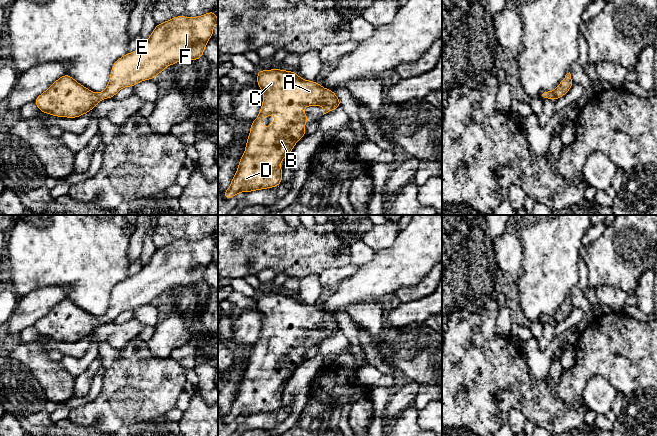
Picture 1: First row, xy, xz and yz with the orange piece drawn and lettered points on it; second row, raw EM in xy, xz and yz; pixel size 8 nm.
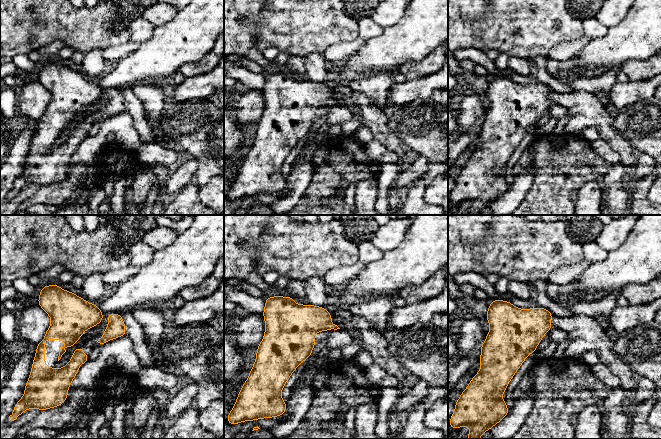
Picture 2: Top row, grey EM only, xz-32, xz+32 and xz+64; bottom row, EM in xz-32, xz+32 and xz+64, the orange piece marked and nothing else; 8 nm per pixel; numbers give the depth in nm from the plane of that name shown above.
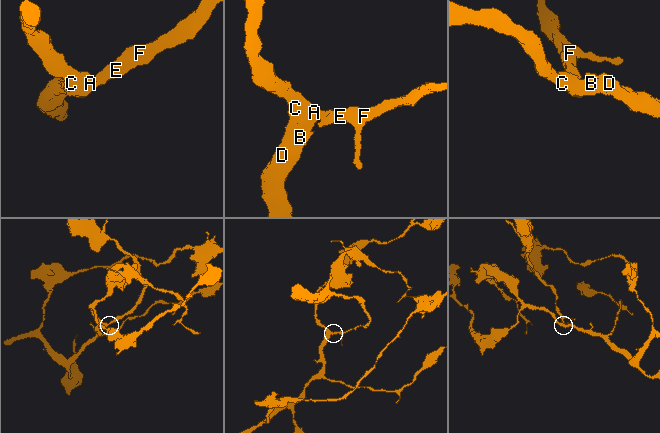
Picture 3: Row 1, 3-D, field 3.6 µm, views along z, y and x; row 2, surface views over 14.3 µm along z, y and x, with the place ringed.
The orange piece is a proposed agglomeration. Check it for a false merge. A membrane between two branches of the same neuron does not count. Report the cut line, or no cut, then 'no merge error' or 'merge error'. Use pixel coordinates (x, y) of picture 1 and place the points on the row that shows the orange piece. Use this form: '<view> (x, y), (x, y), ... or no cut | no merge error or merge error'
no cut | no merge error

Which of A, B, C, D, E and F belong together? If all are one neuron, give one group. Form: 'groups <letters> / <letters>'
groups A B C D E F

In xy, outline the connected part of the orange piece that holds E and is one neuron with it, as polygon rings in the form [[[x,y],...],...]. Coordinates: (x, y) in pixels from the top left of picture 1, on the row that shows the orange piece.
[[[215,11],[198,17],[173,17],[157,24],[137,50],[114,62],[108,85],[101,93],[90,91],[64,74],[34,103],[41,112],[56,117],[77,118],[84,115],[102,99],[113,98],[123,87],[133,87],[144,80],[154,79],[176,62],[202,58],[216,24]]]

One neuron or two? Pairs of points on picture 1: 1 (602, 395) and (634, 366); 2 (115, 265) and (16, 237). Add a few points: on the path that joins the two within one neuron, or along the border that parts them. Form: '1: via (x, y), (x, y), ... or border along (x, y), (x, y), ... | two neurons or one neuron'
1: border along (590, 377), (602, 376), (618, 392) | two neurons
2: via (90, 252), (77, 239), (41, 239) | one neuron

